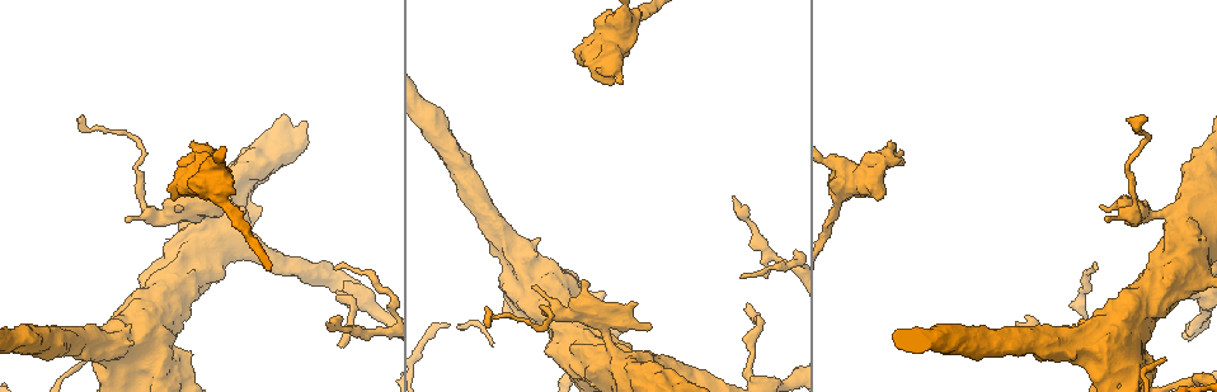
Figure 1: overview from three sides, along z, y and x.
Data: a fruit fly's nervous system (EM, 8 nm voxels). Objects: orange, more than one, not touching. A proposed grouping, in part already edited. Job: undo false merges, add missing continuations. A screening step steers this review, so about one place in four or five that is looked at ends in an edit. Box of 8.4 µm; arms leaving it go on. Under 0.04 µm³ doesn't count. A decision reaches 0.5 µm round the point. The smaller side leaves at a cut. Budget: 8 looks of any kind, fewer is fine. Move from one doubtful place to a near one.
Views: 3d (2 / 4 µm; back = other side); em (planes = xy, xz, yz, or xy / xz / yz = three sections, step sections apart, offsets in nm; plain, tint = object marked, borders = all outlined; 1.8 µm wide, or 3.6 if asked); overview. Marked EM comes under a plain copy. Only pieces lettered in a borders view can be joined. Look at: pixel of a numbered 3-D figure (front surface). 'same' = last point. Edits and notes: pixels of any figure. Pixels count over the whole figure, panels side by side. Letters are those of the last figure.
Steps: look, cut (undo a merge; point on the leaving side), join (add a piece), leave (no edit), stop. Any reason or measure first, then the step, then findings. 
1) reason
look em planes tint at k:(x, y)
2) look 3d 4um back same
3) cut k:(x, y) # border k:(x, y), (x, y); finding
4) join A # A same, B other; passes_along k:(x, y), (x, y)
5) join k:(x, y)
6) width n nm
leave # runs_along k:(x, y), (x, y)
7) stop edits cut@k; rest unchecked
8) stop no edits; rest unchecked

thick turns thin
look em planes tint at 1:(539, 277)

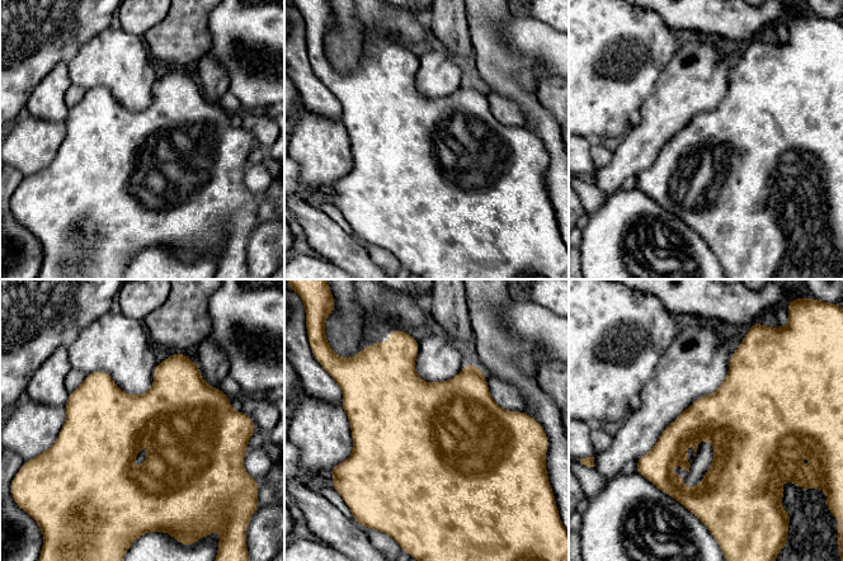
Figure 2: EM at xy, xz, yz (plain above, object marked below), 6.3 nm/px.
look em planes borders same

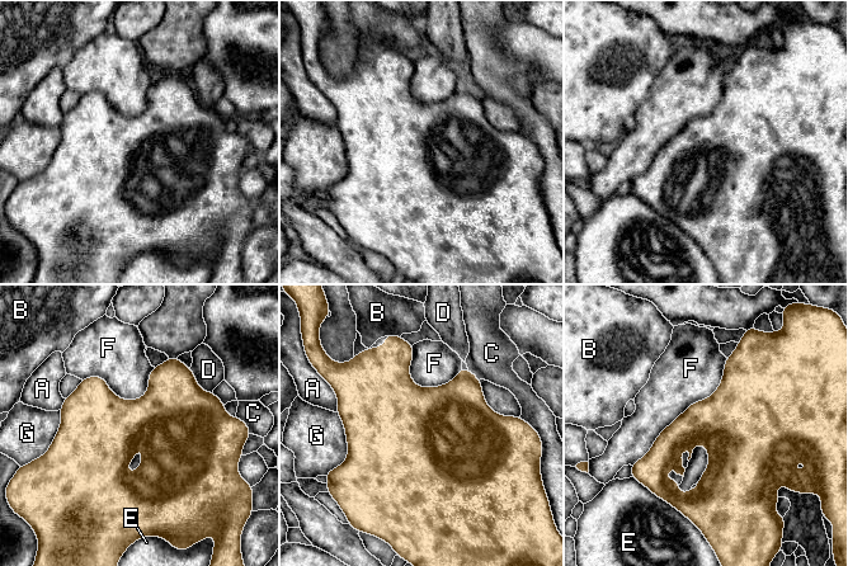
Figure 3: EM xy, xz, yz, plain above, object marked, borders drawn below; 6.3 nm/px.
width 440 nm
leave # A other, B other, C other, D other, E other, F other, G other; border 3:(726, 358), (720, 385), (630, 465); one neuron here

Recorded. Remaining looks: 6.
end of a long branch
look em planes tint at 1:(82, 116)

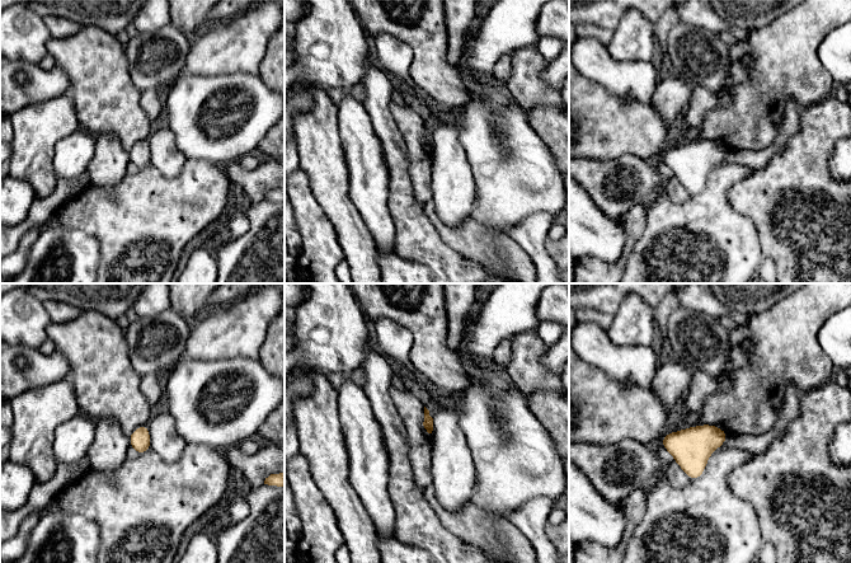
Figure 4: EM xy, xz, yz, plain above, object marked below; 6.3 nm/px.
see the neighbours
look em planes borders same

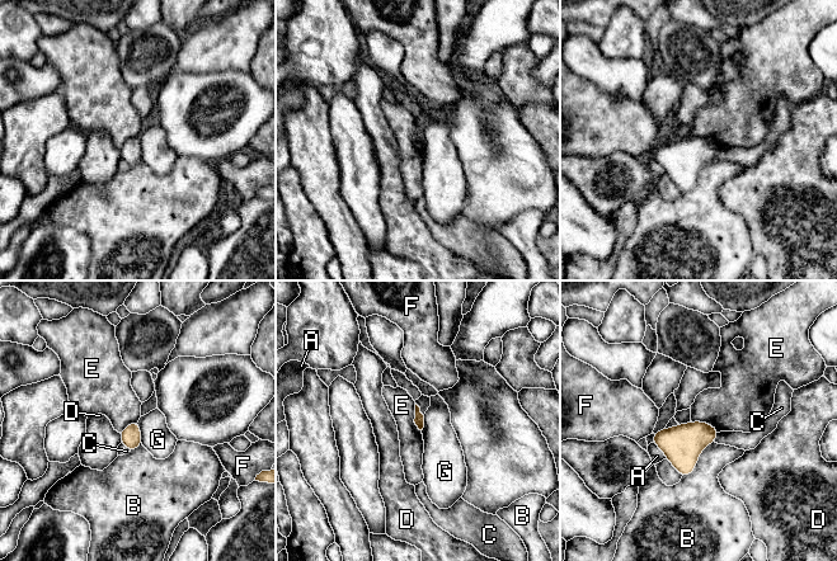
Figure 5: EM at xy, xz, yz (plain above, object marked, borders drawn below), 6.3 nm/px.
leave # A other, B other, C other, D other, E other, F other, G other; border 5:(691, 420), (708, 422), (719, 432); no lettered piece goes on from it

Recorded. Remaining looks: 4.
branch point
look 3d 4um at 1:(621, 18)

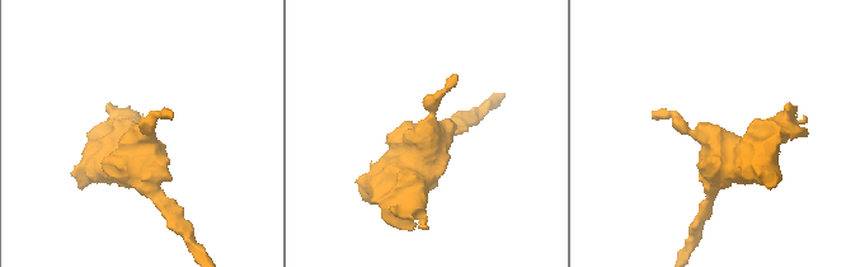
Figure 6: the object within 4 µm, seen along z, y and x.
need the tissue
look em planes borders at 6:(428, 139)

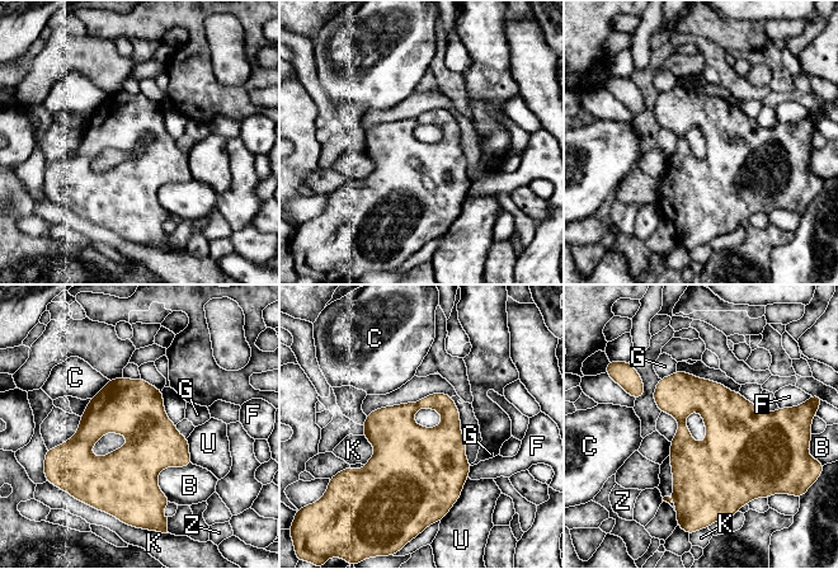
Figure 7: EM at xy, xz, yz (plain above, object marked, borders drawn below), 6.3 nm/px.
width 320 nm
leave # B other, C other, F other, G other, K other, U other, Z other; all the same neuron

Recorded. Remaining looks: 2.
stop no edits; rest unchecked

